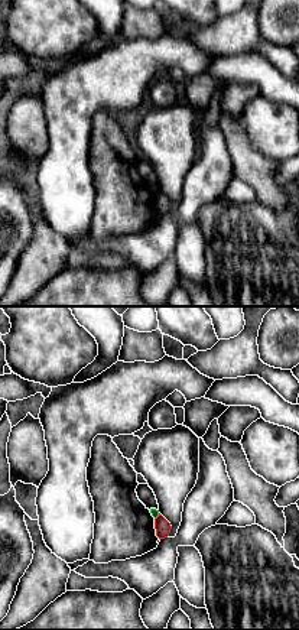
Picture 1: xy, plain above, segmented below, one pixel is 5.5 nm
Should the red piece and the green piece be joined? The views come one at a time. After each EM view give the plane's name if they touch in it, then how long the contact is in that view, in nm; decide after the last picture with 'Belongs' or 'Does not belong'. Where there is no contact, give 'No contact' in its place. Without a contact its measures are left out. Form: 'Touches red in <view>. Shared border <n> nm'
Touches red in xy. Shared border 50 nm

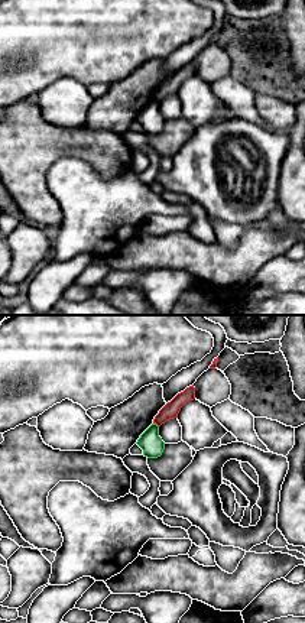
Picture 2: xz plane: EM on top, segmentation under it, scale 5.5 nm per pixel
Touches red in xz. Shared border 40 nm

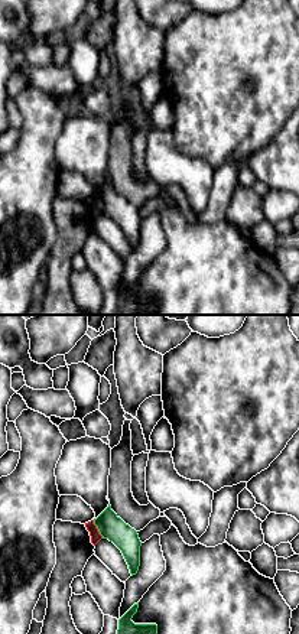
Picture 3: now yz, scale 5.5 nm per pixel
Touches red in yz. Shared border 120 nm

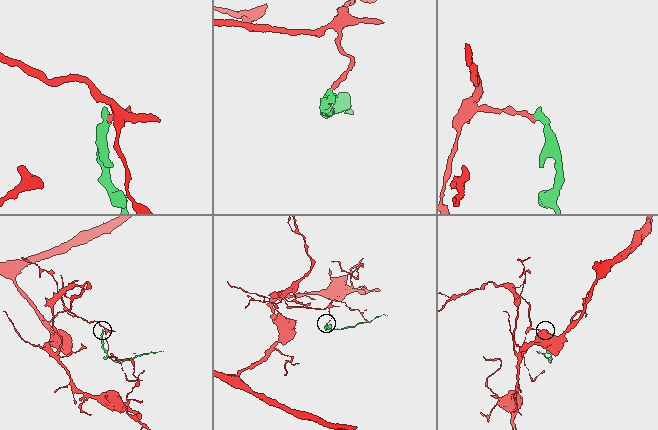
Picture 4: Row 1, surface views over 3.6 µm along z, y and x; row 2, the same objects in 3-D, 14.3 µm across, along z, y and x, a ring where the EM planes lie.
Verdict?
Does not belong

